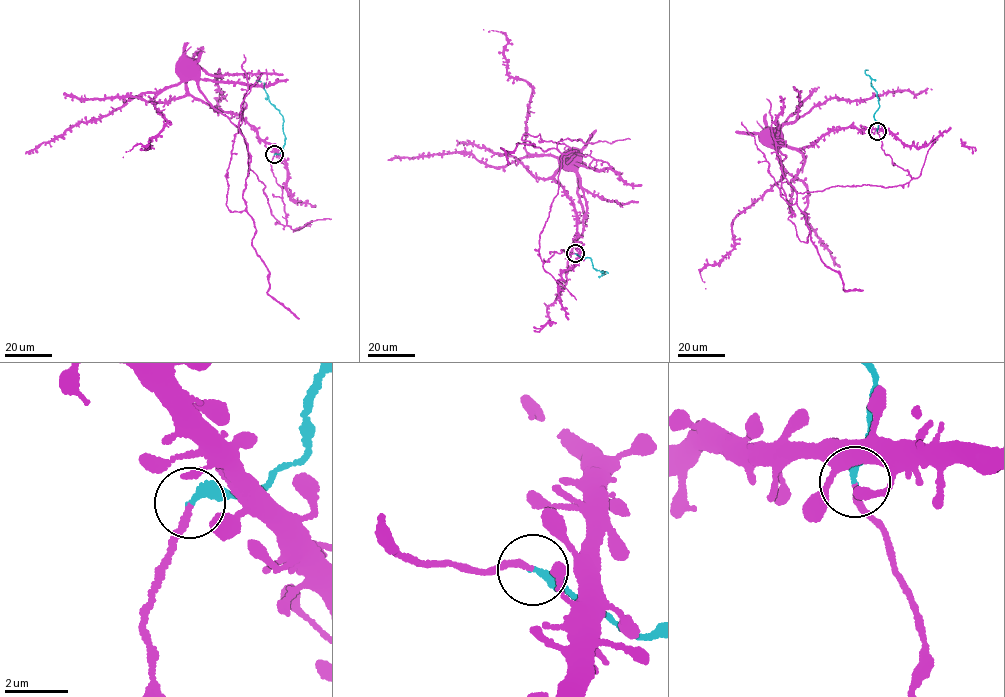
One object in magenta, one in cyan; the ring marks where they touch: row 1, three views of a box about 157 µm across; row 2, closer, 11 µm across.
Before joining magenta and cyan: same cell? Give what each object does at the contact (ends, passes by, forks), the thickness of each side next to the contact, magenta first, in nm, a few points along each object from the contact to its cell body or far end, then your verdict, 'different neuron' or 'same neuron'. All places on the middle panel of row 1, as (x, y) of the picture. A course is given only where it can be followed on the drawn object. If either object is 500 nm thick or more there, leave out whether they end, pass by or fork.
magenta passes by; cyan ends there; 130 nm thick on the magenta side, 320 nm on the other; magenta runs (575, 253), (561, 249), (542, 261), (539, 252), (540, 232), (558, 192), (562, 154), (577, 152), (565, 163); cyan runs (575, 253), (583, 259), (590, 258), (593, 268), (603, 274), (607, 273), (602, 275); same neuron

